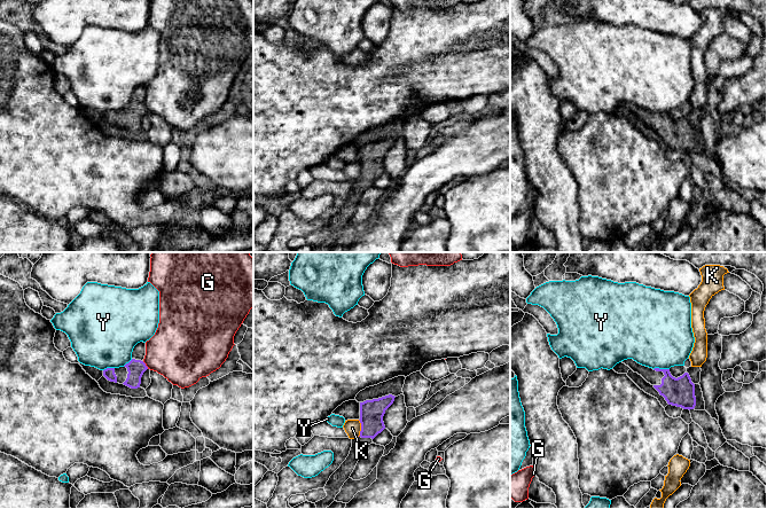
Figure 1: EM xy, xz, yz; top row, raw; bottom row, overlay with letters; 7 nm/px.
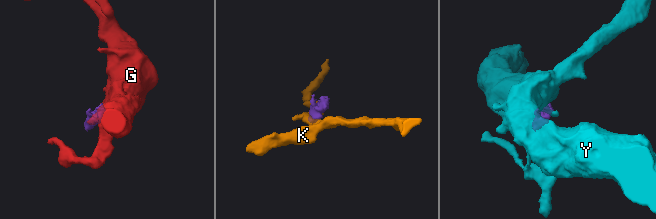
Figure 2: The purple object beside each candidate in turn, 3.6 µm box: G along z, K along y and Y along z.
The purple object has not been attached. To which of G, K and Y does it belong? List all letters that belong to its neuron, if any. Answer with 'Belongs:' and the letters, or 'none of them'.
Belongs: none of them

